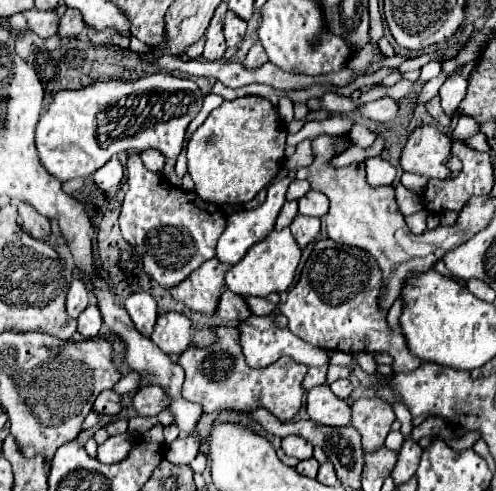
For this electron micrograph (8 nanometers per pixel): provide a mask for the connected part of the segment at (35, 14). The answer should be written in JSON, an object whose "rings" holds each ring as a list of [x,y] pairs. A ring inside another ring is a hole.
{"rings":[[[32,8],[32,10],[24,12],[24,14],[26,14],[26,20],[28,20],[28,28],[30,28],[32,32],[36,32],[40,38],[50,38],[50,36],[56,34],[60,18],[56,16],[54,10],[44,12],[44,10]]]}

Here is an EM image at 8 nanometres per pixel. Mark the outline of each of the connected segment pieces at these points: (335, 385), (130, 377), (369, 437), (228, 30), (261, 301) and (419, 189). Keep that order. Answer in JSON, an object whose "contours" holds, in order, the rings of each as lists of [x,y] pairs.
{"contours":[[[[336,380],[336,382],[332,382],[330,384],[330,390],[338,396],[338,398],[348,398],[350,394],[352,394],[352,384],[350,384],[350,380]]],[[[124,374],[122,380],[118,380],[118,384],[114,386],[114,392],[124,394],[124,392],[136,392],[138,390],[138,376],[134,374]]],[[[360,398],[352,406],[352,426],[358,428],[362,436],[362,448],[366,452],[376,452],[384,446],[392,422],[394,412],[388,404],[382,404],[382,400]]],[[[226,12],[224,18],[224,36],[226,36],[226,44],[228,46],[238,46],[242,36],[246,32],[246,20],[242,20],[240,16],[236,16],[234,12]]],[[[272,293],[269,296],[262,298],[256,296],[250,296],[246,298],[252,314],[258,314],[258,316],[268,316],[276,310],[276,305],[280,300],[278,293]]],[[[402,174],[402,184],[404,184],[408,190],[412,190],[412,192],[422,194],[424,188],[426,188],[426,184],[428,184],[428,180],[422,178],[422,176],[418,176],[418,174]]]]}

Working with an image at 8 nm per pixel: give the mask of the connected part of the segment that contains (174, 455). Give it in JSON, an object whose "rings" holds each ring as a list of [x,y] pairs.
{"rings":[[[180,436],[176,438],[172,444],[166,446],[166,452],[164,452],[164,458],[172,464],[190,464],[196,454],[200,450],[200,442],[198,438],[192,438],[192,436]]]}

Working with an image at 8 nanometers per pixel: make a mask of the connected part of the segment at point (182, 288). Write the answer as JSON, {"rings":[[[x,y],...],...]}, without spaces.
{"rings":[[[212,258],[206,264],[202,264],[198,272],[192,272],[182,284],[174,286],[170,294],[174,300],[186,304],[190,310],[196,310],[202,316],[210,318],[216,314],[222,288],[226,288],[226,270],[230,268],[232,264],[224,264],[218,258]]]}

